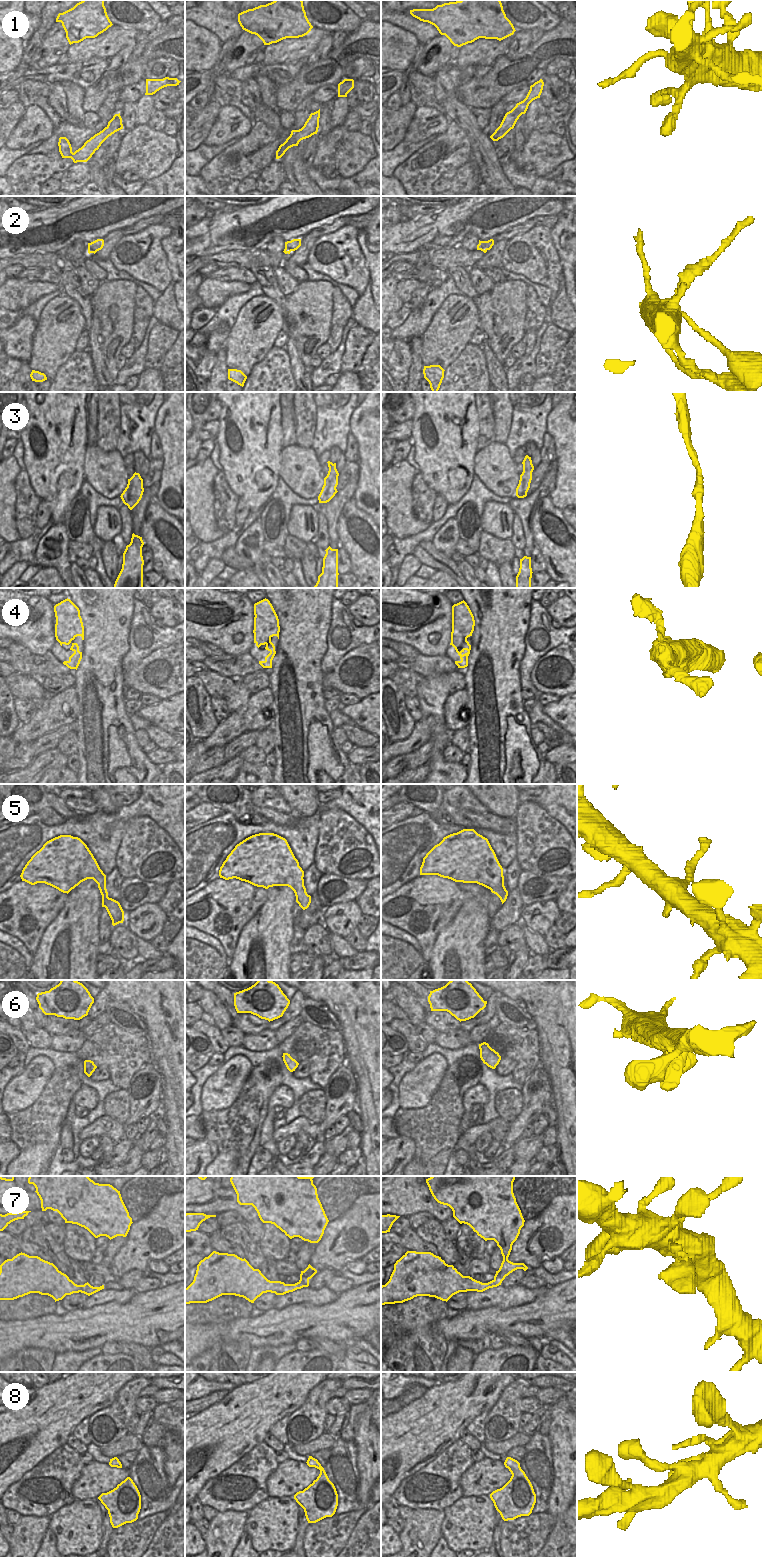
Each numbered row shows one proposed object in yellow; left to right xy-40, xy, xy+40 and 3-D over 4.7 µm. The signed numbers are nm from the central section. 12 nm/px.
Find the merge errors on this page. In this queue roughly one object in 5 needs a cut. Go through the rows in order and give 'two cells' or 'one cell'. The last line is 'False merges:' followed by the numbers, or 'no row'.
1: one cell
2: two cells
3: one cell
4: one cell
5: one cell
6: one cell
7: one cell
8: one cell
False merges: 2

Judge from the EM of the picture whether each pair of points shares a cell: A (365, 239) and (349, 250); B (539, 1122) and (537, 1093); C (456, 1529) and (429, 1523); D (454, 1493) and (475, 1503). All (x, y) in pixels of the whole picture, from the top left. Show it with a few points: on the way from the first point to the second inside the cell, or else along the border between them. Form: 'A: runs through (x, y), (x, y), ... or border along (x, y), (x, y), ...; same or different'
A: border along (359, 230), (357, 244), (366, 266); different
B: border along (542, 1113), (531, 1122); different
C: border along (443, 1510), (444, 1517), (441, 1523), (441, 1535); different
D: border along (462, 1496), (442, 1510); different

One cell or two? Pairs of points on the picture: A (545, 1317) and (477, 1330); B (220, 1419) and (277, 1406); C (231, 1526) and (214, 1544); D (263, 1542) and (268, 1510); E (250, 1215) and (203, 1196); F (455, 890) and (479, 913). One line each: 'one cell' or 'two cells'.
A: one cell
B: one cell
C: one cell
D: one cell
E: one cell
F: two cells

